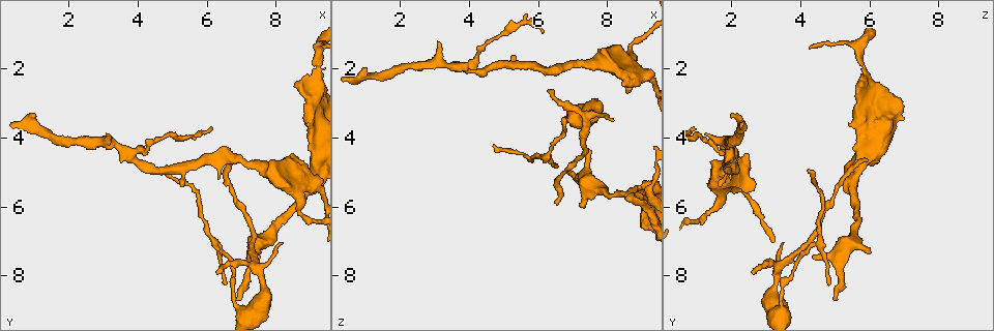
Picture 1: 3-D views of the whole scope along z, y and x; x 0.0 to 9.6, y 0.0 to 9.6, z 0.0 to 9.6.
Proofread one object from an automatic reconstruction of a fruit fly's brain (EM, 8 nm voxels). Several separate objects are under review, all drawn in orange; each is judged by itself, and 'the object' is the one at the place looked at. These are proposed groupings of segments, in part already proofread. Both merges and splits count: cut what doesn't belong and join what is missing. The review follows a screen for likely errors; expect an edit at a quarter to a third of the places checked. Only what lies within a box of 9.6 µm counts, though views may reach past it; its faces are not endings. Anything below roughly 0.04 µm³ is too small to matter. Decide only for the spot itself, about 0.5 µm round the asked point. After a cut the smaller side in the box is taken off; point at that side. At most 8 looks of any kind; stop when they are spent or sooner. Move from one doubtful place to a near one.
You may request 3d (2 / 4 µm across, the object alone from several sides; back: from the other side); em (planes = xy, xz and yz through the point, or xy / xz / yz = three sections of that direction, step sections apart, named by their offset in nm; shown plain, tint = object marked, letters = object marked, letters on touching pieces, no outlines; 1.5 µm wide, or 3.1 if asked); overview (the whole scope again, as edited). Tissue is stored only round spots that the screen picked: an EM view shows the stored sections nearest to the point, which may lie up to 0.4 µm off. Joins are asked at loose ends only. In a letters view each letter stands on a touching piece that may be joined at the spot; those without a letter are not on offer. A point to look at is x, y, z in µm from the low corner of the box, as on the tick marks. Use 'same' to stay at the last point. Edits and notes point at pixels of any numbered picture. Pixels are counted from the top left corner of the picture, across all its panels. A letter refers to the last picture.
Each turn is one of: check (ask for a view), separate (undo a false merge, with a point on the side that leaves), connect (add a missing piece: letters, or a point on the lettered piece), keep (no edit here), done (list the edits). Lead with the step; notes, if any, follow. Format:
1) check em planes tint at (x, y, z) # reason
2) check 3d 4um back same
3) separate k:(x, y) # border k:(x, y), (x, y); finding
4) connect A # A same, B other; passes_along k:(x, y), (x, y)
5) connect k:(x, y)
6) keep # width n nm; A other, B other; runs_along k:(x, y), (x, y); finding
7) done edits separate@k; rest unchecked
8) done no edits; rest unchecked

check 3d 2um at (1.00, 3.40, 2.00) # free end

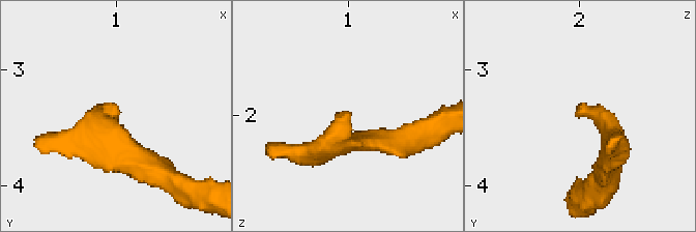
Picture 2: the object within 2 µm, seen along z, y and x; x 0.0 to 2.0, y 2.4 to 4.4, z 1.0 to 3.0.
check em xz step 4 tint at (0.98, 3.38, 1.92)

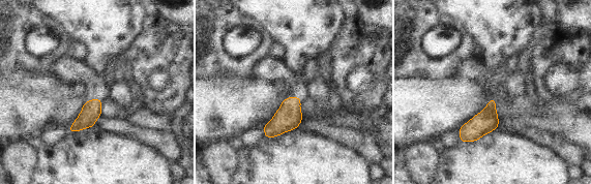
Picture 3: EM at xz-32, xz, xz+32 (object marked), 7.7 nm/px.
check em planes letters same

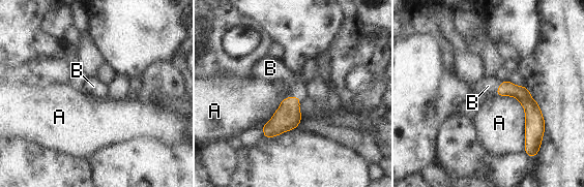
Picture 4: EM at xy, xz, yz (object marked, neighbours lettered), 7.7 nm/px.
connect B # A other, B same; passes_along 4:(288, 116), (293, 96), (275, 69); the neuron continues

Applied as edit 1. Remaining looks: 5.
check em xz step 4 letters at (3.10, 3.90, 1.20) # an open end

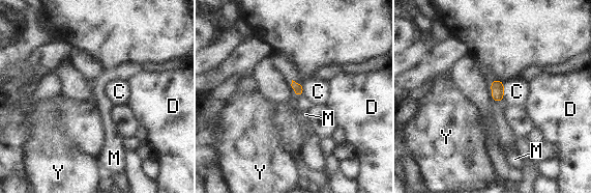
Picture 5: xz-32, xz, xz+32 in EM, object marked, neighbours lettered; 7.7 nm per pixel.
keep # C other, D other, M other, Y other; border 5:(503, 96), (498, 103); none of them fits

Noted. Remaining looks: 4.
check em yz step 8 letters at (5.20, 5.40, 1.60) # free end

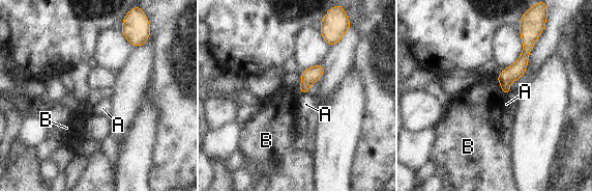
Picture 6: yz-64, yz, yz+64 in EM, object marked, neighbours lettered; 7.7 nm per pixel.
check em xz step 8 letters same

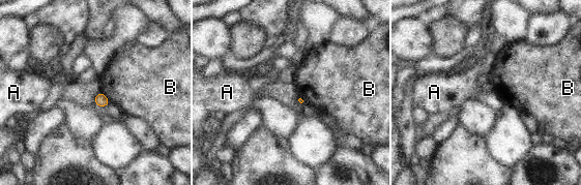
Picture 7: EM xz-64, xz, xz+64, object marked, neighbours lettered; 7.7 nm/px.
keep # A other, B other; border 7:(100, 92), (111, 101); none of them fits

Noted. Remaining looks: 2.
done edits connect@4; rest unchecked

